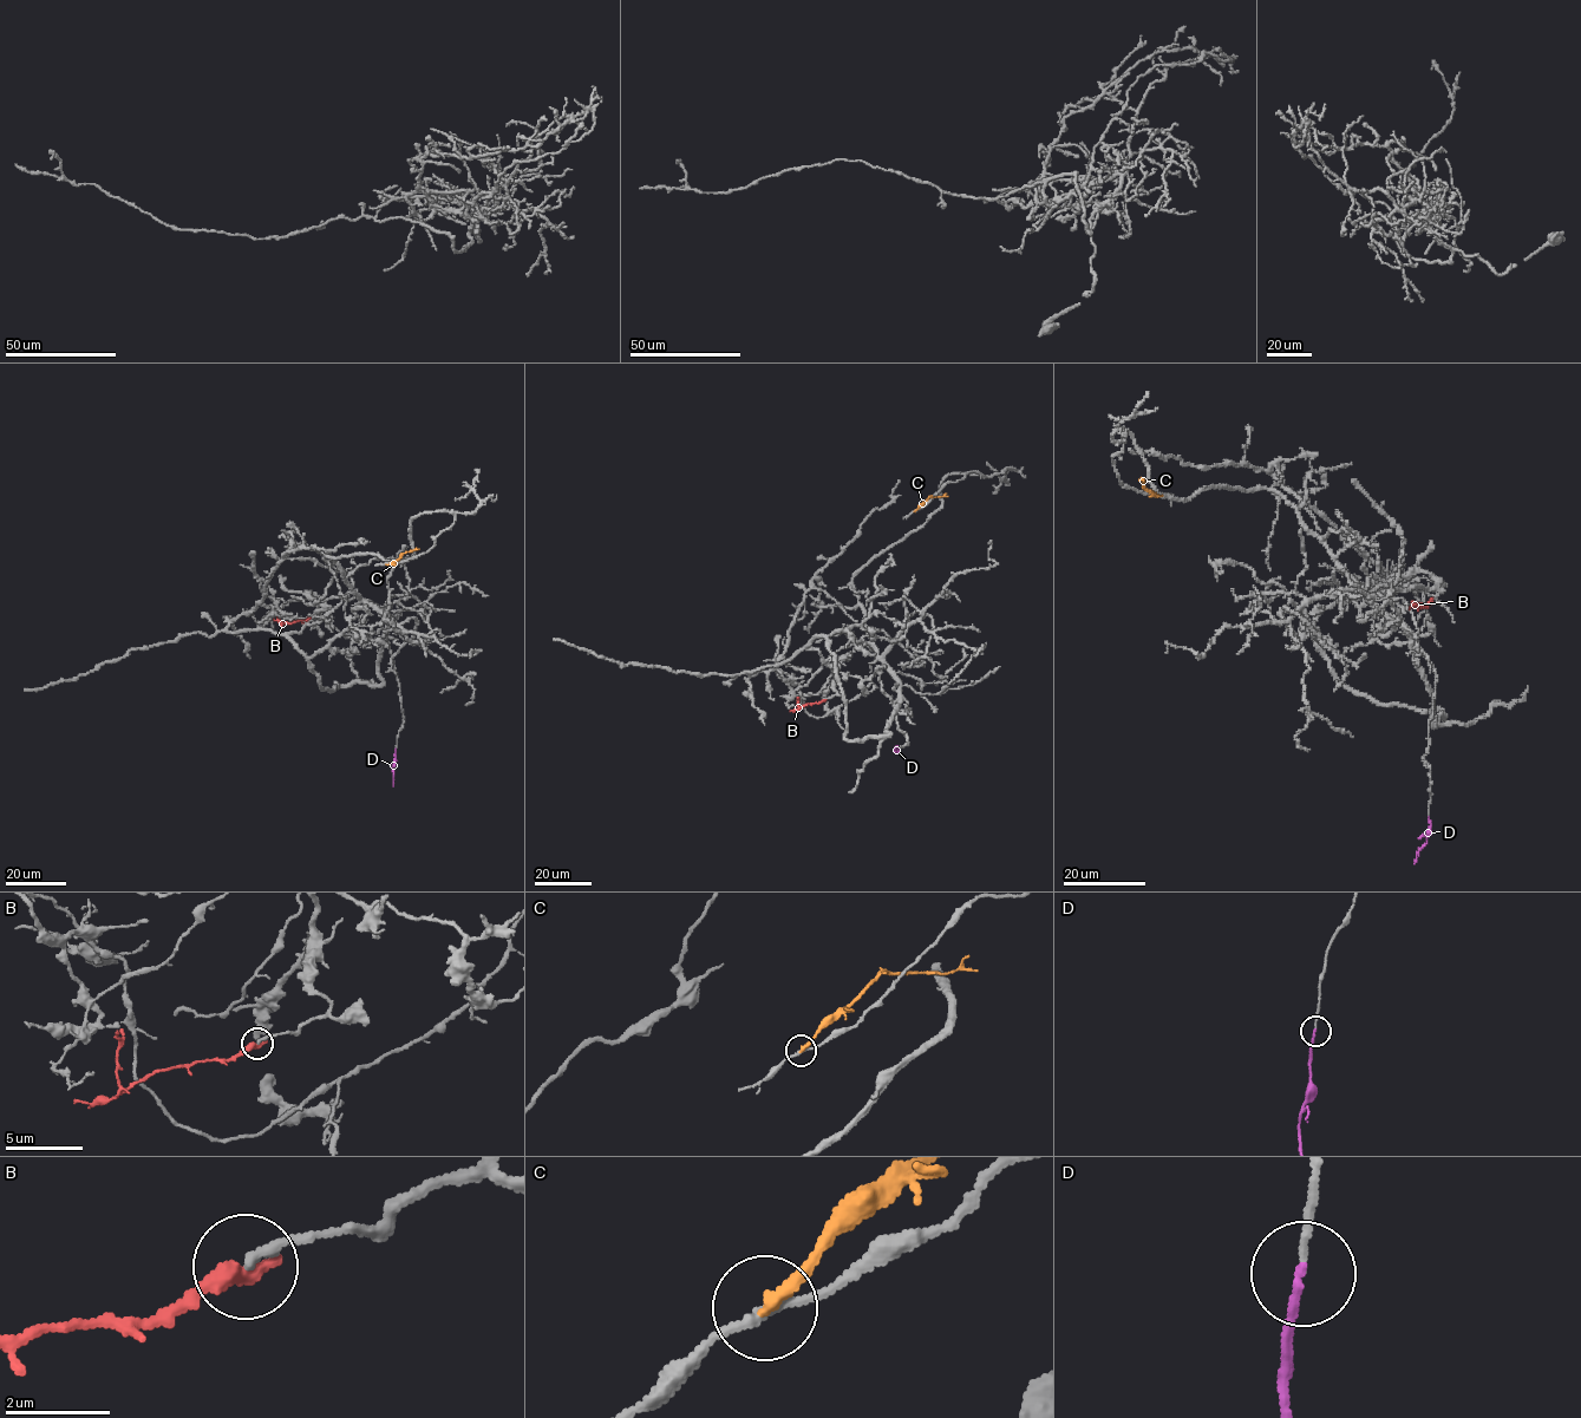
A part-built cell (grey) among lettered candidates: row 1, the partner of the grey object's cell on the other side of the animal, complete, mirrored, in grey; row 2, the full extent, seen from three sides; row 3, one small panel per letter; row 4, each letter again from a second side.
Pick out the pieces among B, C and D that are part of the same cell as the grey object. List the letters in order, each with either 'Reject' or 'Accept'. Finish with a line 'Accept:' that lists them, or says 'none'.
B: Reject
C: Reject
D: Accept
Accept: D

